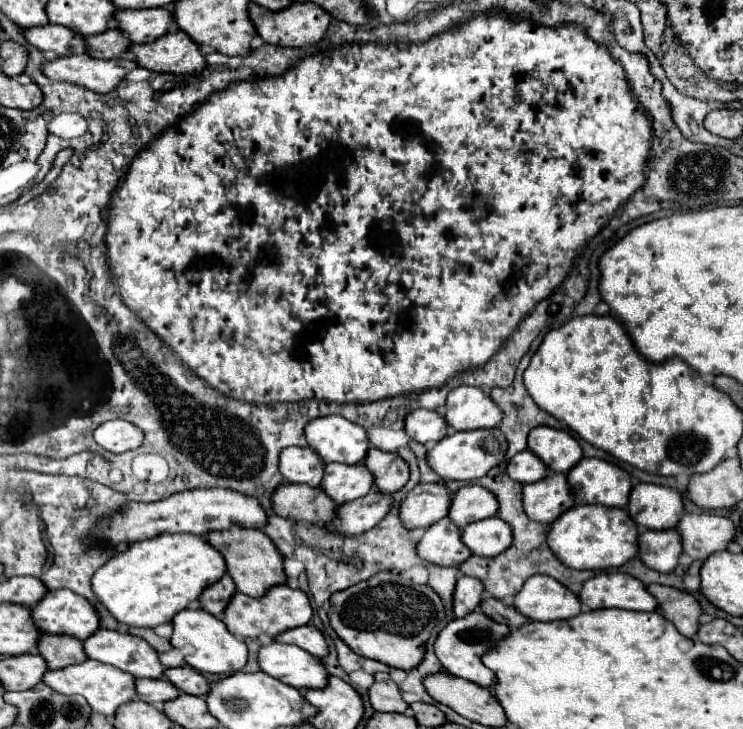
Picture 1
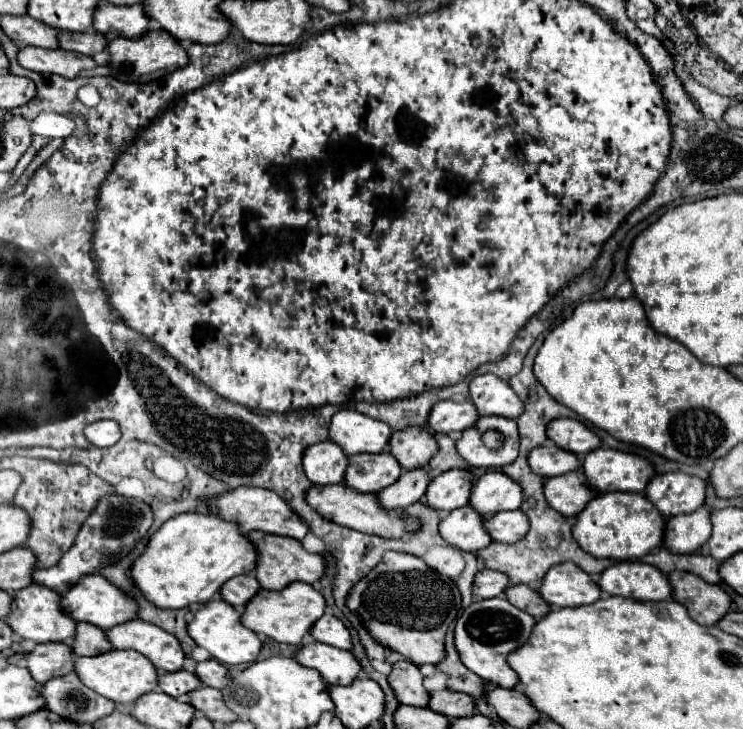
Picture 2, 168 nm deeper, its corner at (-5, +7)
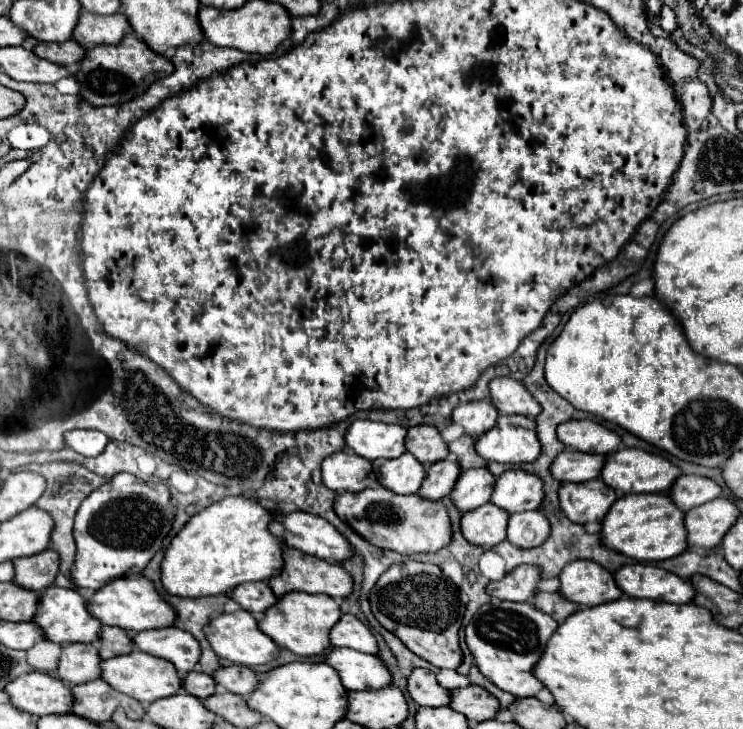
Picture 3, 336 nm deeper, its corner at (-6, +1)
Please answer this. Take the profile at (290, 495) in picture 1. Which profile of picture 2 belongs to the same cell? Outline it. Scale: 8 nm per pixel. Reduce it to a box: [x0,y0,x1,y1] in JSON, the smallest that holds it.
[307,483,417,537]

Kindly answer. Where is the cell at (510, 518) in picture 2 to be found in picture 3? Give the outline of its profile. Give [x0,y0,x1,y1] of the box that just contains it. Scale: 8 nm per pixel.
[508,511,550,549]

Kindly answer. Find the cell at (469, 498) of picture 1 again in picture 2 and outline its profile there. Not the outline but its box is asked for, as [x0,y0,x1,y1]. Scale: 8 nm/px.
[469,471,521,519]

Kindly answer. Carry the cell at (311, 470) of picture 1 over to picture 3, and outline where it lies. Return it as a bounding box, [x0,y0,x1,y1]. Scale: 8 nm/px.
[322,453,378,493]

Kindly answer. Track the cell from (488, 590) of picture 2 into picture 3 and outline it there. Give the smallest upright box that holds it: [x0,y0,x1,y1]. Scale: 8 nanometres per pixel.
[488,565,540,601]

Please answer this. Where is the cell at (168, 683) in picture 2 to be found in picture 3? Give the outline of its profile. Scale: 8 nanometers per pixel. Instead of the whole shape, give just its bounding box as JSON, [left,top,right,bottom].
[184,671,216,699]

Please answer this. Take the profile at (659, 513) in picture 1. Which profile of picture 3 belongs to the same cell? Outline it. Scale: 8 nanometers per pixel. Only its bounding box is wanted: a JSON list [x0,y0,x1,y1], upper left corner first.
[670,475,722,511]

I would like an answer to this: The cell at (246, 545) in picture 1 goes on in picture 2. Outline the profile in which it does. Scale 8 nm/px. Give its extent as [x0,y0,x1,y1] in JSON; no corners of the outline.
[247,531,325,591]

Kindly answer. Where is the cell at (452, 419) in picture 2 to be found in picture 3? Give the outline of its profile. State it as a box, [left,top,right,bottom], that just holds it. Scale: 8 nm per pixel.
[452,399,498,435]

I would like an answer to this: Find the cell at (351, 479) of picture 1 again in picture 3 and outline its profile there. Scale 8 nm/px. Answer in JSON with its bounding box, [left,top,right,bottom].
[374,453,426,495]

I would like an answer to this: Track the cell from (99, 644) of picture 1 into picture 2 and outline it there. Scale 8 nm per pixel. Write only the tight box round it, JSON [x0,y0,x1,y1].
[105,619,185,671]

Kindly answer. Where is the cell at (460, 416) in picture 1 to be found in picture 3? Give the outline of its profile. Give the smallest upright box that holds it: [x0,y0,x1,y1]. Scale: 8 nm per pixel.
[490,377,542,417]

